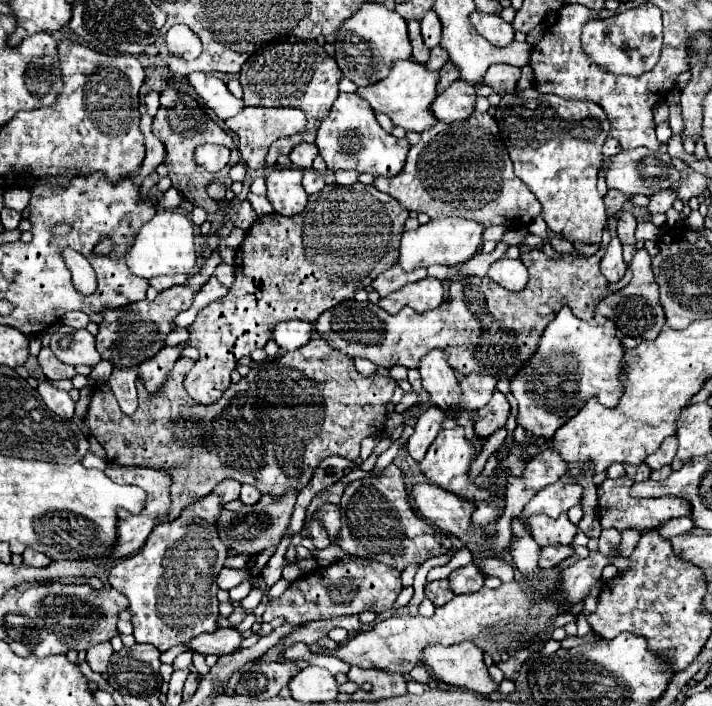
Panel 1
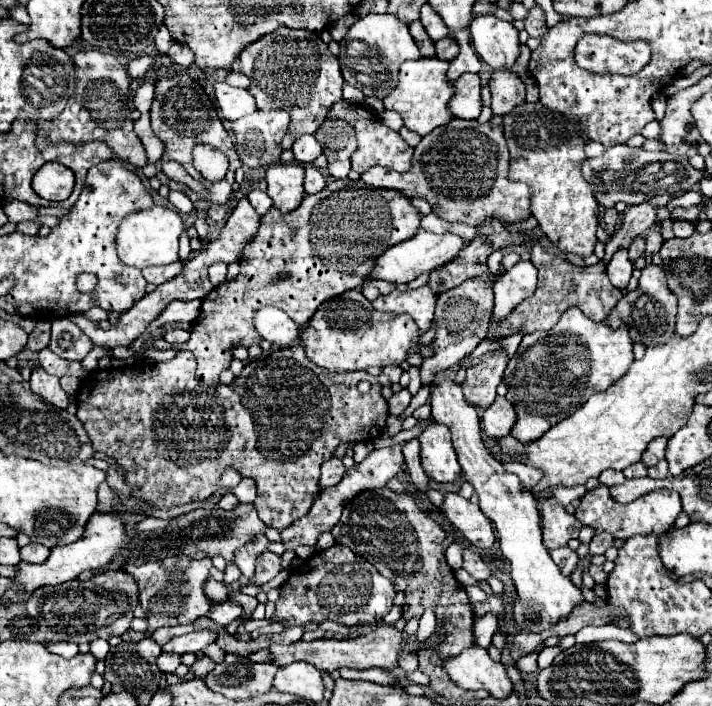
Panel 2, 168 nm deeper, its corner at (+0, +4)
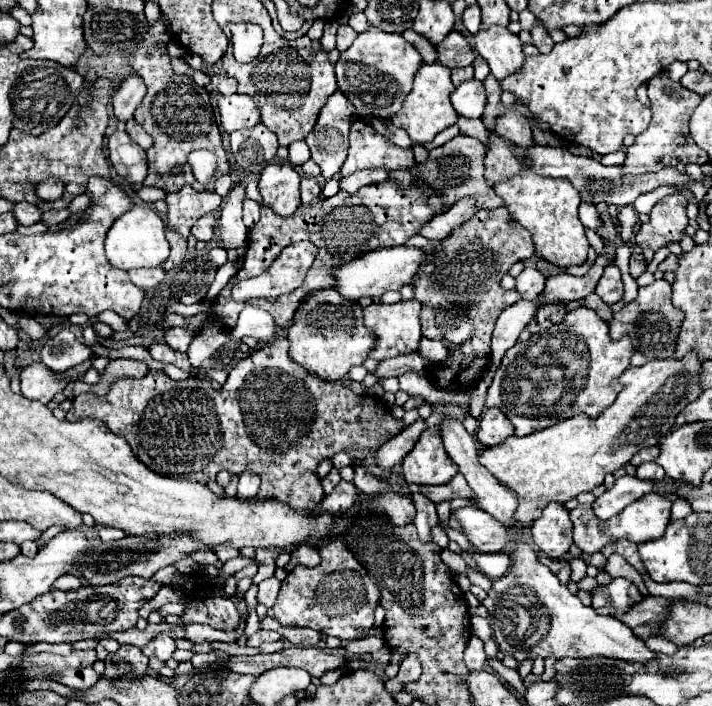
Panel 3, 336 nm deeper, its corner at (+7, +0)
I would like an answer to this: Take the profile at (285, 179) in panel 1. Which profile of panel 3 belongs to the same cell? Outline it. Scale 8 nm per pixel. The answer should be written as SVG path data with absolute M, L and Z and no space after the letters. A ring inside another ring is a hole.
M267 164L259 178L263 206L271 208L279 216L293 214L301 204L299 182L301 176L289 164Z

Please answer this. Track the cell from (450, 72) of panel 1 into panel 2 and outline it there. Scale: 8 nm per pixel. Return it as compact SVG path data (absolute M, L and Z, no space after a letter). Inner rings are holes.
M460 32L460 36L456 36L460 52L458 56L450 62L450 70L448 70L448 82L454 82L460 74L464 72L480 72L482 64L480 58L476 56L474 48L470 46L470 32Z

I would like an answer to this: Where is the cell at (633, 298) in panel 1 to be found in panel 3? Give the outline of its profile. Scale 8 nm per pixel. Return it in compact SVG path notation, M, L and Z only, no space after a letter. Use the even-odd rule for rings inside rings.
M655 280L653 284L639 288L639 294L633 302L623 306L617 314L613 314L609 322L609 332L613 340L619 340L623 334L627 334L633 340L635 350L643 352L651 360L659 358L671 358L675 352L679 326L683 322L685 314L671 304L671 284L667 280Z

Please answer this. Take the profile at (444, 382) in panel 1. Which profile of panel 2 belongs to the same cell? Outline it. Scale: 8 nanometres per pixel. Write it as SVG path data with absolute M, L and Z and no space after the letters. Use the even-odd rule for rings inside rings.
M438 374L438 380L432 384L430 406L436 424L444 424L450 428L454 450L458 454L458 462L464 470L464 476L480 496L482 512L492 520L498 530L502 556L510 562L510 576L518 592L512 610L516 624L522 632L538 632L548 628L552 622L558 622L560 618L568 616L570 610L582 602L582 592L572 584L568 576L564 576L556 568L548 550L542 544L540 514L536 508L538 502L534 494L520 490L520 480L514 474L504 472L502 464L494 460L494 456L486 450L480 434L478 410L464 398L462 384L454 382L444 374Z

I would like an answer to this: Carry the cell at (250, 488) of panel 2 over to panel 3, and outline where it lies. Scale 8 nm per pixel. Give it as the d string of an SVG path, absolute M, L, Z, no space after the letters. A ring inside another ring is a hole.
M245 470L239 476L239 496L241 498L253 498L259 492L259 476L251 470Z

